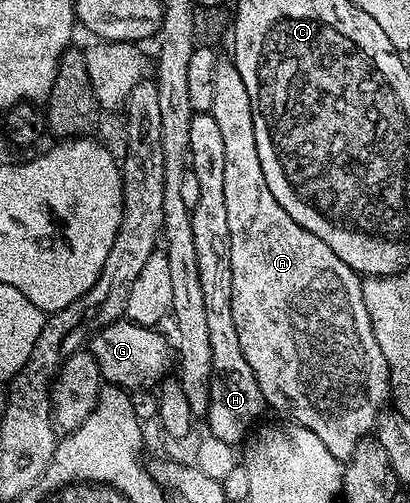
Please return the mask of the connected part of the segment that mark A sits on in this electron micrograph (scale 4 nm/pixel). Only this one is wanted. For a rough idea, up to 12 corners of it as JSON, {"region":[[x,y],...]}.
{"region":[[217,60],[231,317],[266,404],[347,461],[391,399],[362,276],[275,201]]}

